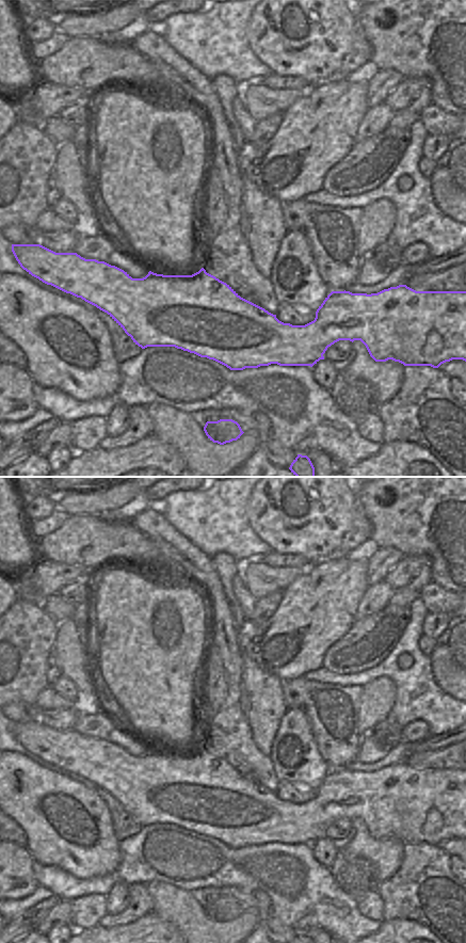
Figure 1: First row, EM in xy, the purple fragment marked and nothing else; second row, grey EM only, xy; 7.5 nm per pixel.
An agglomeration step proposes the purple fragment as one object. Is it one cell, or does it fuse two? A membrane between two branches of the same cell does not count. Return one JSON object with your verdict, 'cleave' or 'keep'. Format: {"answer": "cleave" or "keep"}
{"answer": "cleave"}

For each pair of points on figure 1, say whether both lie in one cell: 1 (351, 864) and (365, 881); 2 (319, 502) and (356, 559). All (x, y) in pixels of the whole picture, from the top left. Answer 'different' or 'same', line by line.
1: same
2: different

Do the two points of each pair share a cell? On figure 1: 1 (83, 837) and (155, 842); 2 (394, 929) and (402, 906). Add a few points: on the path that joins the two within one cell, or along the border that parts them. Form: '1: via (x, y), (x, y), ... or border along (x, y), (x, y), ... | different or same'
1: border along (121, 842), (121, 861), (116, 866) | different
2: border along (383, 920), (408, 918), (422, 924) | different

